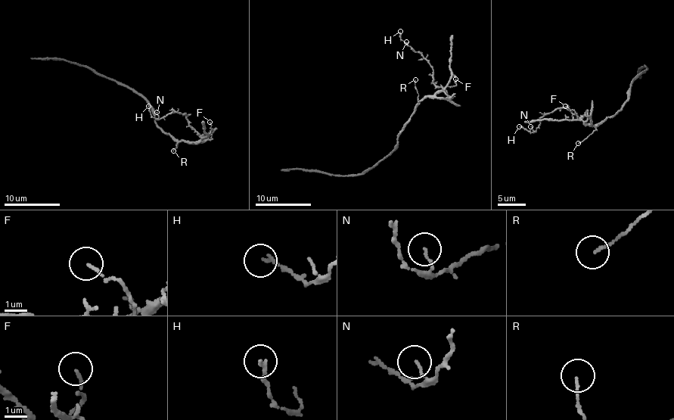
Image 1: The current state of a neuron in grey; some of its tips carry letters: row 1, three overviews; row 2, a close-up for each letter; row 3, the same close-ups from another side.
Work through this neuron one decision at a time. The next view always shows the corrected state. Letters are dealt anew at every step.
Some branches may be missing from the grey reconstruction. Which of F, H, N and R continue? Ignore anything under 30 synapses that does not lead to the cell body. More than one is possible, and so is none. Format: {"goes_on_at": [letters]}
{"goes_on_at": []}

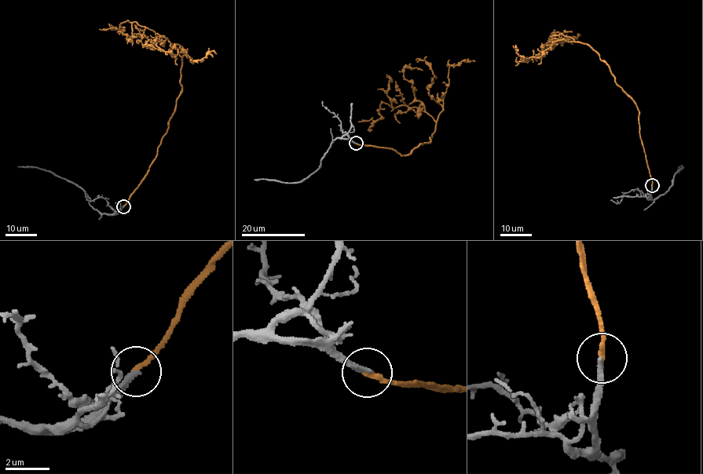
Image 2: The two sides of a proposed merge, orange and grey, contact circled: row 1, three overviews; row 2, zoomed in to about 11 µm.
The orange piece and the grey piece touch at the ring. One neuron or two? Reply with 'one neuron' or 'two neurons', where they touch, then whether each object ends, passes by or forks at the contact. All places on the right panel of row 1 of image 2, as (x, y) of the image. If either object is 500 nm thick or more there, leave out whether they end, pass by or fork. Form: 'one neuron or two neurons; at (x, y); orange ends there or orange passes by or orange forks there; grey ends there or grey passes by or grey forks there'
one neuron; at (652, 185); orange ends there; grey ends there

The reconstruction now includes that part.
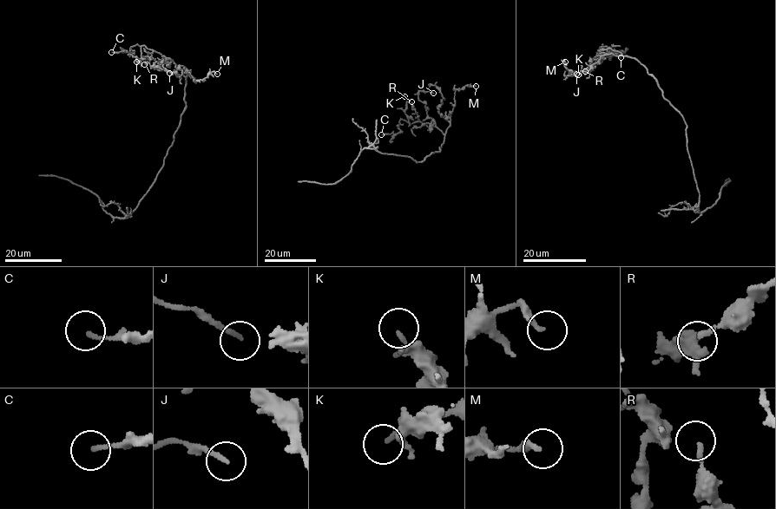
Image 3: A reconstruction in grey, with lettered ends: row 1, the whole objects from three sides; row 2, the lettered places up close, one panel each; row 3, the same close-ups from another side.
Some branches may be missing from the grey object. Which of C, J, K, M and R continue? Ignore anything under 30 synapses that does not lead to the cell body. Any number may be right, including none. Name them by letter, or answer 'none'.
none

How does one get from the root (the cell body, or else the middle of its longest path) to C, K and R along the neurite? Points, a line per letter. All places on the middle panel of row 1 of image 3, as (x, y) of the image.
C: (416, 161), (420, 162), (440, 150), (443, 132), (421, 122), (408, 123), (401, 119), (398, 133), (381, 134)
K: (416, 161), (439, 151), (444, 134), (434, 126), (410, 122), (404, 114), (404, 96)
R: (416, 161), (420, 162), (430, 153), (439, 151), (444, 134), (437, 127), (420, 121), (411, 101)

